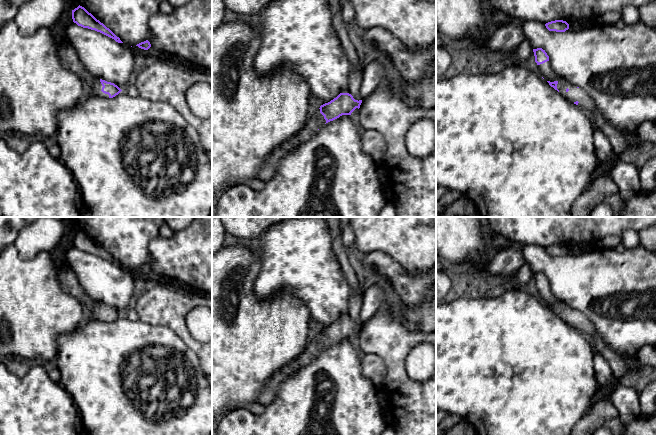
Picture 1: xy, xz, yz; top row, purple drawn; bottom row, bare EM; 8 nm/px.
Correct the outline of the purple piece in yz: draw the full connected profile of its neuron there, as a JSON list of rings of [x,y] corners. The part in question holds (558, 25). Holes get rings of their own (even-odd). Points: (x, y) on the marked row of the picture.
[[[555,20],[545,24],[549,31],[565,32],[569,29],[569,24],[563,20]]]

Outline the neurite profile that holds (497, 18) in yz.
[[[493,7],[493,9],[488,13],[488,16],[493,29],[499,26],[507,25],[513,19],[513,17],[506,15],[504,12],[495,7]]]

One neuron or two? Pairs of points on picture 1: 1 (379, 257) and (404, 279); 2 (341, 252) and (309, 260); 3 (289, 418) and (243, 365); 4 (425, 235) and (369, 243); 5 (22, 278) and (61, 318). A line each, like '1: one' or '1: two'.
1: one
2: two
3: two
4: one
5: one

